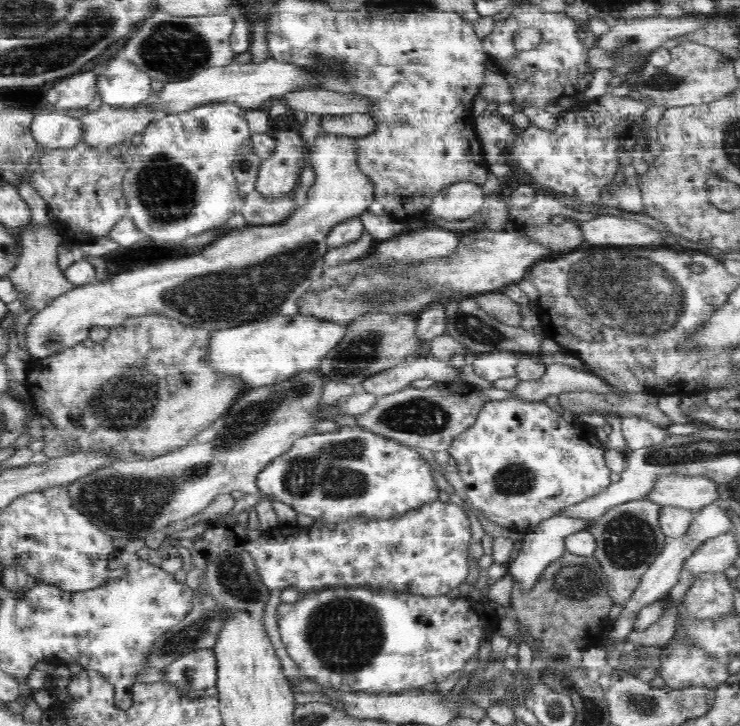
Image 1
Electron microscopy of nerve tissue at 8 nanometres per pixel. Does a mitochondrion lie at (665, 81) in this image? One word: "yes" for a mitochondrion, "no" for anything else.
yes

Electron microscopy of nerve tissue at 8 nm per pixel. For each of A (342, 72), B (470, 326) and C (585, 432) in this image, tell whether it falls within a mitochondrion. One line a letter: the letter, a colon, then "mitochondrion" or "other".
A: mitochondrion
B: mitochondrion
C: other

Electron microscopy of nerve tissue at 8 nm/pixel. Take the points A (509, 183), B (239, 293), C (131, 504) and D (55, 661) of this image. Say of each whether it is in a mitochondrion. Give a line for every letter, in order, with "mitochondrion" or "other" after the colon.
A: other
B: mitochondrion
C: mitochondrion
D: other

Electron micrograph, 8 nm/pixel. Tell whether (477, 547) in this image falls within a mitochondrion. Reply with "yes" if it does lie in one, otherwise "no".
no

